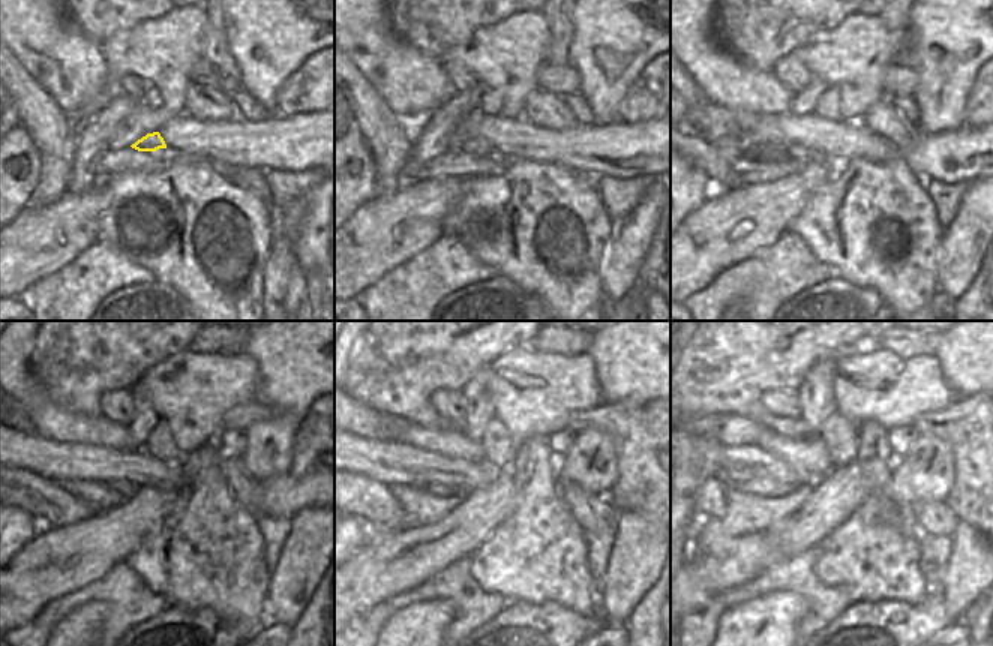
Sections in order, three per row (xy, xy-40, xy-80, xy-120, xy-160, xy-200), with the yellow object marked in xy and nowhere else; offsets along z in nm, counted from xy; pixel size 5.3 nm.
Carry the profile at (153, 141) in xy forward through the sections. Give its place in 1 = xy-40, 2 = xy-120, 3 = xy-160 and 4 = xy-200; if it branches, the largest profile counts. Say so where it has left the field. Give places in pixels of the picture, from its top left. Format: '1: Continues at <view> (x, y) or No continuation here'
1: Continues at xy-40 (479, 147)
2: Continues at xy-120 (128, 489)
3: Continues at xy-160 (435, 489)
4: Continues at xy-200 (755, 486).

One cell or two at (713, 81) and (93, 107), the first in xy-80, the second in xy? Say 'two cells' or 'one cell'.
two cells

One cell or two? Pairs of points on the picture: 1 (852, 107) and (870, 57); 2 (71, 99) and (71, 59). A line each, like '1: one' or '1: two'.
1: one
2: one

